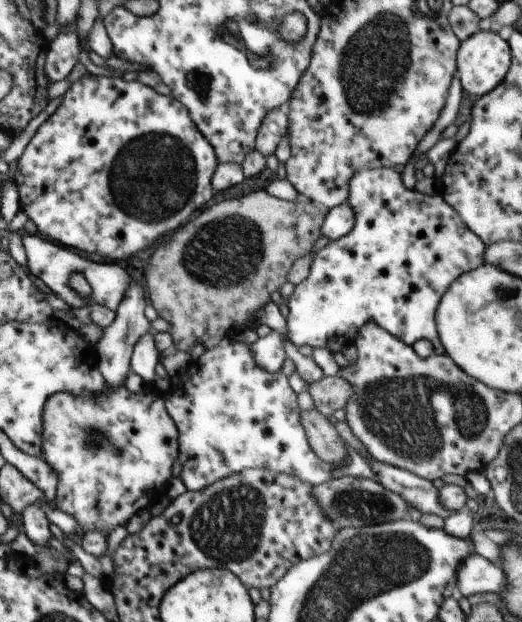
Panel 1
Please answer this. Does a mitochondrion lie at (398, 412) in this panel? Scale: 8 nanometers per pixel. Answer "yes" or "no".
yes

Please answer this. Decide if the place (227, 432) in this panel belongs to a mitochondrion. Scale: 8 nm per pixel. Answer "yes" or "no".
no

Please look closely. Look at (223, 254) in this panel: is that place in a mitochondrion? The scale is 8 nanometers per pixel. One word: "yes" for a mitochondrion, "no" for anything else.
yes

